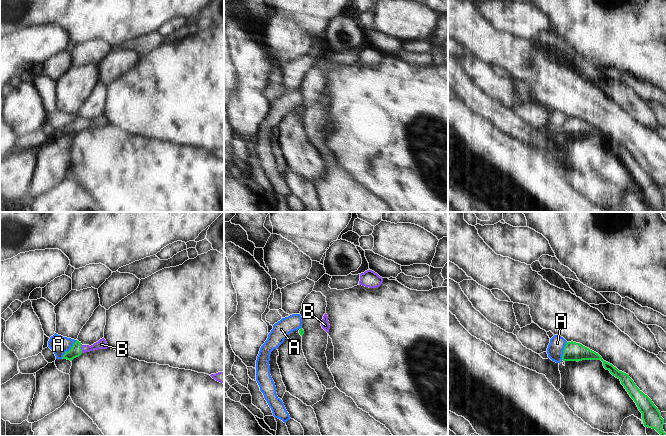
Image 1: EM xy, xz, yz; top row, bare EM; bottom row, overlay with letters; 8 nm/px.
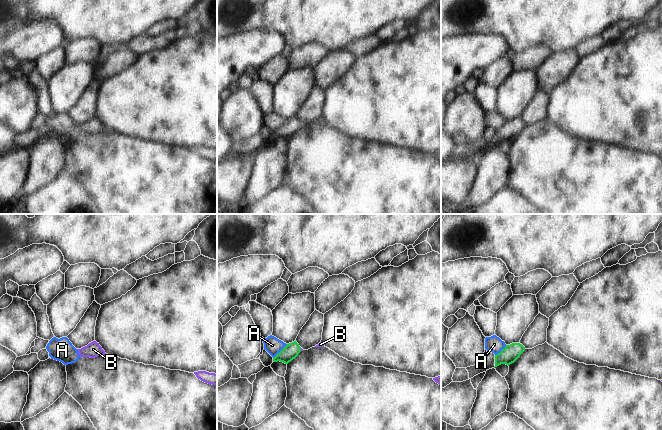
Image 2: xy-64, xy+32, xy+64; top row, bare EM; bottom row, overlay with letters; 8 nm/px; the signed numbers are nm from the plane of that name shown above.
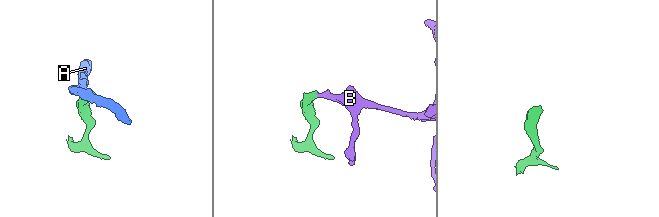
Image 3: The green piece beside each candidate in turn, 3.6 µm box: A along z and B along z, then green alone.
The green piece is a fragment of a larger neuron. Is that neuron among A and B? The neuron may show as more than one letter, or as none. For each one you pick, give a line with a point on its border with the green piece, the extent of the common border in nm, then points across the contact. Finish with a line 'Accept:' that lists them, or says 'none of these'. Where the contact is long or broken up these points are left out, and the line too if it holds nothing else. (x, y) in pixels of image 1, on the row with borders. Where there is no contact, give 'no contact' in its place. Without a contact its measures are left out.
B: contact xy (80, 348); length 70 nm; way xy (75, 351), (80, 348), (92, 348), (101, 344)
Accept: B

